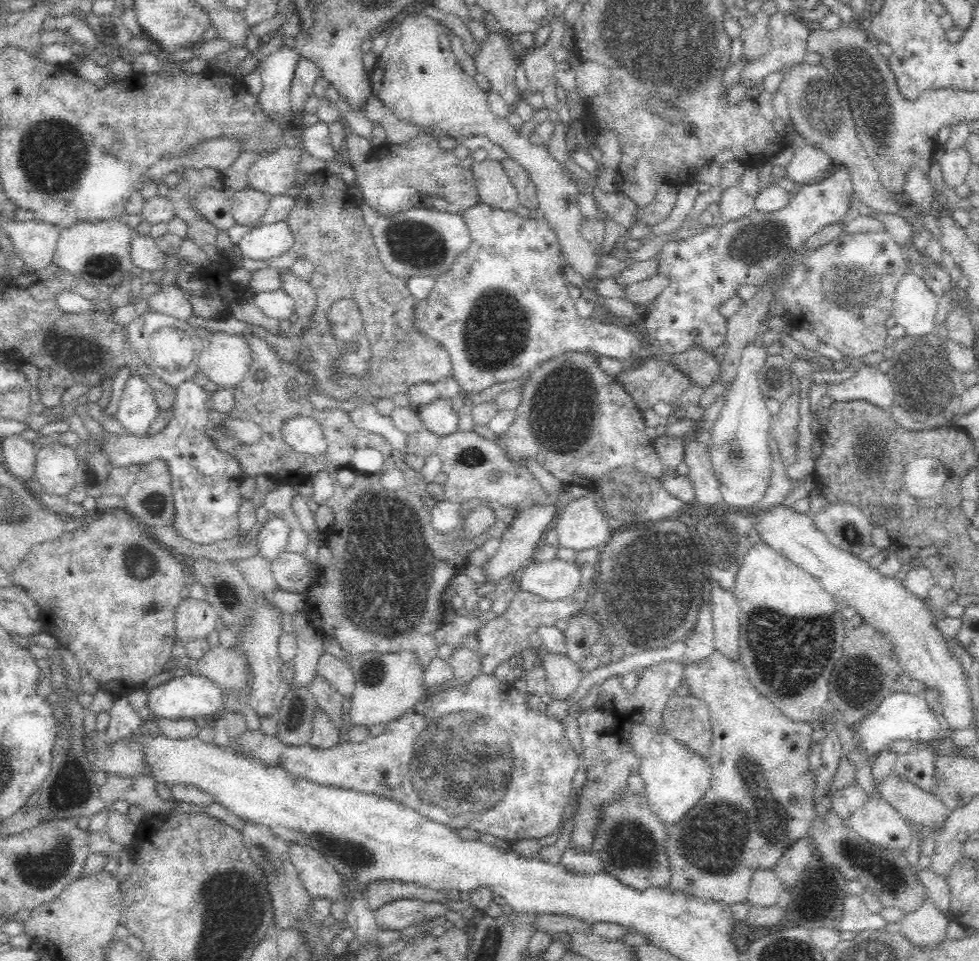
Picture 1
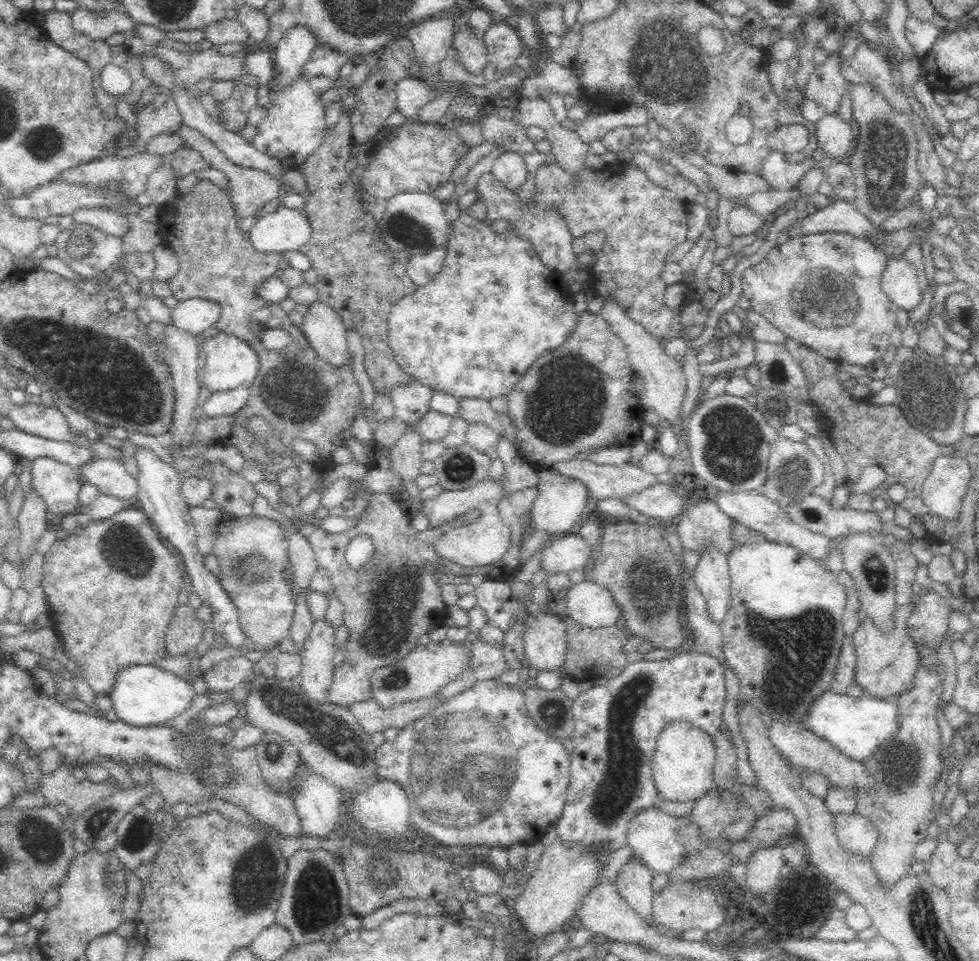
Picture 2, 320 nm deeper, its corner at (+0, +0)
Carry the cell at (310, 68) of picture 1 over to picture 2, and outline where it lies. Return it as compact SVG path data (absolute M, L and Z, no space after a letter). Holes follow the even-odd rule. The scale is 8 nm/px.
M317 46L310 56L310 59L304 64L302 77L306 80L316 78L318 76L325 76L332 79L338 84L338 74L340 68L351 59L348 56L338 53L327 47Z

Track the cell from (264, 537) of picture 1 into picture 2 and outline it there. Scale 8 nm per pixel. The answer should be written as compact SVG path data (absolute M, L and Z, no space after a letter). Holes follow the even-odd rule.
M261 516L238 518L223 525L214 538L213 555L221 570L219 582L236 607L247 643L256 648L256 656L272 651L288 636L295 609L292 599L295 584L290 587L280 577L290 558L289 543L282 535L280 523Z

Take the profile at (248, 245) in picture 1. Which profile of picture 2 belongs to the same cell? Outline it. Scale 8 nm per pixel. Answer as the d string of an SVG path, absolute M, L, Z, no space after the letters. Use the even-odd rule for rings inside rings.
M283 204L270 214L259 217L249 230L248 236L251 245L264 254L278 252L280 254L287 251L299 250L310 238L311 228L305 214L300 210L288 208Z

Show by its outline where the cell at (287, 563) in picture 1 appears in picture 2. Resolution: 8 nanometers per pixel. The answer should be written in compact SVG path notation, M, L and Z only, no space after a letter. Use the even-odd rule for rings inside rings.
M298 532L291 535L291 540L288 543L291 554L289 560L295 587L304 591L310 590L312 577L318 569L312 547Z

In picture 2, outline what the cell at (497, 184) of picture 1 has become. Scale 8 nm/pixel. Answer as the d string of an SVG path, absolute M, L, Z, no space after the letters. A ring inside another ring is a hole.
M506 151L500 154L492 166L491 174L494 179L508 191L520 192L528 178L527 168L522 154L516 151Z

